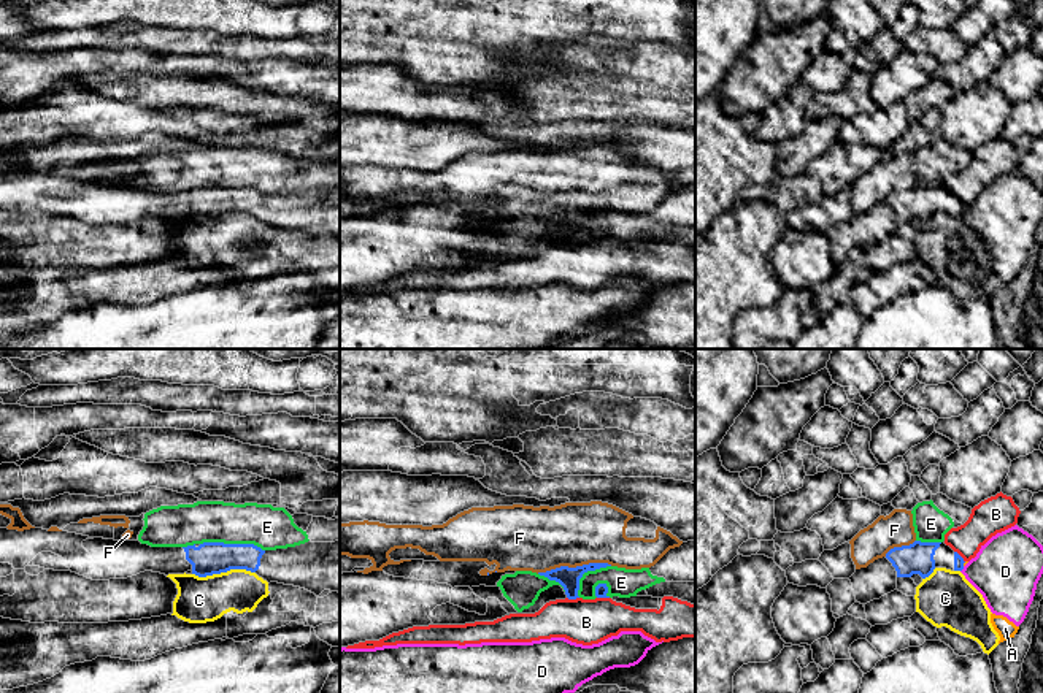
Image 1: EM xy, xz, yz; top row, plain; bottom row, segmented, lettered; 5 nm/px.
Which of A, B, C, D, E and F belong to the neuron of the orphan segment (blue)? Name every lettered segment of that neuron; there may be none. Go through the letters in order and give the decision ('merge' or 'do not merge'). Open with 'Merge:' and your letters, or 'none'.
Merge: none
A: do not merge
B: do not merge
C: do not merge
D: do not merge
E: do not merge
F: do not merge

